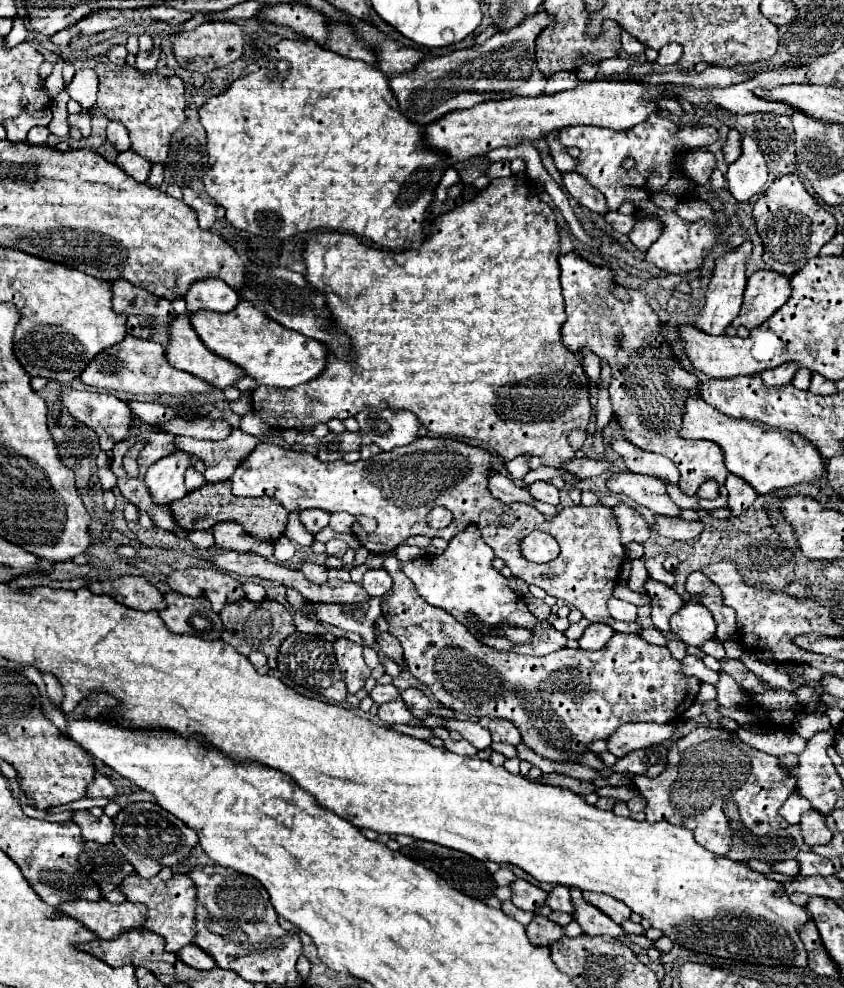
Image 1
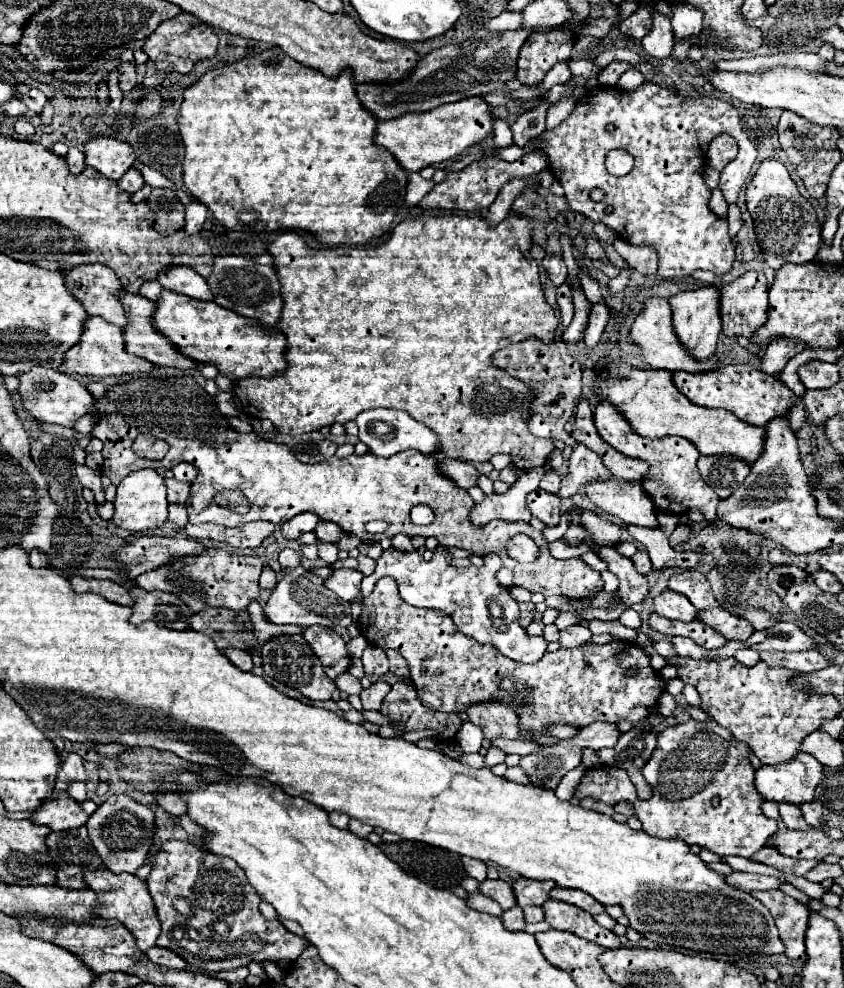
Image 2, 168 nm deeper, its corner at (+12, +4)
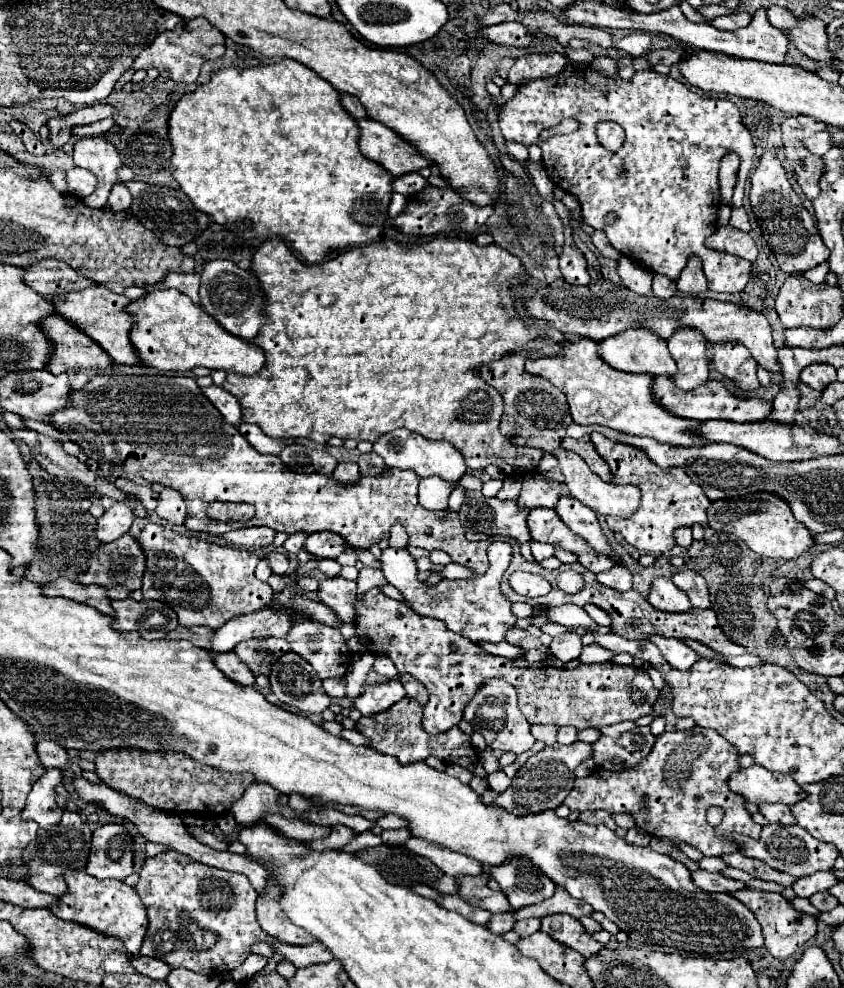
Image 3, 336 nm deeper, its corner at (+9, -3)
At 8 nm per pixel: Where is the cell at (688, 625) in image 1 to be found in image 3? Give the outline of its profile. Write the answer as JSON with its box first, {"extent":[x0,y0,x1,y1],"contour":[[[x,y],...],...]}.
{"extent":[647,577,691,611],"contour":[[[655,577],[647,595],[649,603],[659,607],[661,611],[689,611],[691,601],[679,587],[673,585],[671,579],[667,577]]]}

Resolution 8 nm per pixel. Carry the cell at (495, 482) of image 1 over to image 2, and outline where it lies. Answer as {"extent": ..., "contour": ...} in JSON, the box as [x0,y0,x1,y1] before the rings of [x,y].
{"extent":[440,458,480,488],"contour":[[[444,458],[440,462],[440,472],[448,474],[450,480],[454,480],[462,488],[472,488],[478,484],[480,472],[470,464],[470,462],[460,462],[452,458]]]}

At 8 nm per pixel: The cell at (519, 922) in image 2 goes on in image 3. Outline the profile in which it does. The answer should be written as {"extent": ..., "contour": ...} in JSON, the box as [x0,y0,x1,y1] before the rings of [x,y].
{"extent":[487,913,513,935],"contour":[[[497,913],[497,915],[491,915],[491,919],[487,921],[487,929],[493,931],[495,935],[503,935],[507,931],[513,929],[513,913]]]}

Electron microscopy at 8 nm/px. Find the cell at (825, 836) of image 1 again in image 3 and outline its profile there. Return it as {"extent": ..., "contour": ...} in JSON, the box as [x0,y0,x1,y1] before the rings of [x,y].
{"extent":[759,803,795,825],"contour":[[[763,803],[759,805],[759,813],[769,821],[769,823],[781,823],[781,825],[795,825],[795,817],[791,815],[791,809],[783,803]]]}

